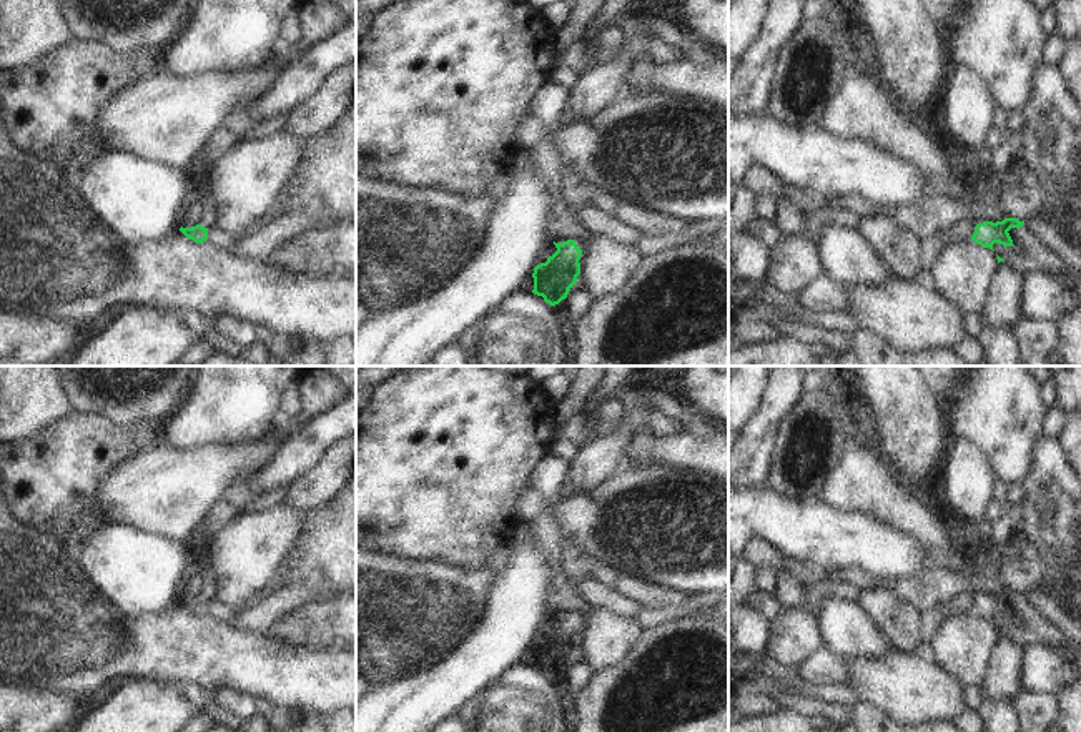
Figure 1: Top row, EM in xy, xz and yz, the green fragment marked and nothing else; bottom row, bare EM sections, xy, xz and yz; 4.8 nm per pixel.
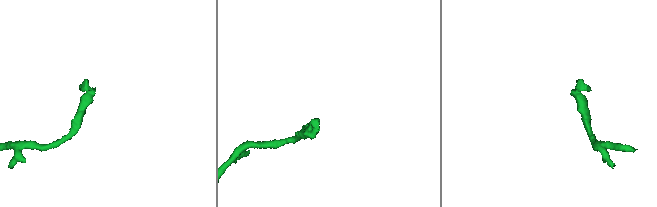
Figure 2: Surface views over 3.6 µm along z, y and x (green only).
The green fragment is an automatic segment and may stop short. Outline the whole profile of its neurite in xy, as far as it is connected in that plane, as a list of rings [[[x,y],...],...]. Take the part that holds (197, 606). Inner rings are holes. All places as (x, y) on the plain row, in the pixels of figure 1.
[[[210,566],[200,569],[198,574],[203,579],[201,594],[196,599],[191,599],[191,601],[183,601],[181,599],[180,604],[186,611],[193,612],[195,616],[203,616],[208,611],[208,602],[213,601],[215,596],[216,596],[216,577],[215,577],[215,572]]]

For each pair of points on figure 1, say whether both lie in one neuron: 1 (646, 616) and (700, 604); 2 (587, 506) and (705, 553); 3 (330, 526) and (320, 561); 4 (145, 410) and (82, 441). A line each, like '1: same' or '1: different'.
1: same
2: same
3: same
4: different

